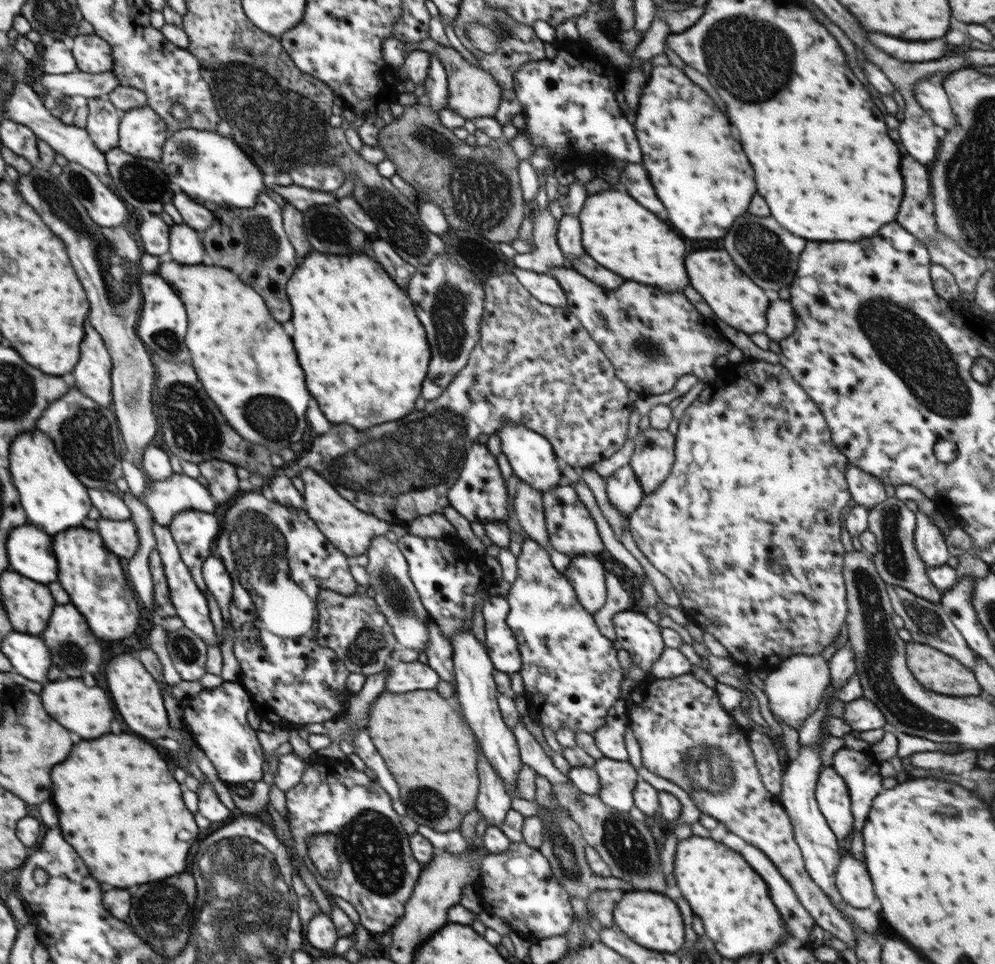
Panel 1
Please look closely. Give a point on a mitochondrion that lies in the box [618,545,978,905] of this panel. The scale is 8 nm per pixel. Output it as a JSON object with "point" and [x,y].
{"point":[879,651]}

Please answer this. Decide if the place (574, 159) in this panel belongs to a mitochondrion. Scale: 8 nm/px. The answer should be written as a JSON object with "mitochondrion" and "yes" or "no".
{"mitochondrion":"no"}

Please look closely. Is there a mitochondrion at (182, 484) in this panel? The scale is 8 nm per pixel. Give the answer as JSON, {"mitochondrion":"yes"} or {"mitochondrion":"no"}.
{"mitochondrion":"no"}

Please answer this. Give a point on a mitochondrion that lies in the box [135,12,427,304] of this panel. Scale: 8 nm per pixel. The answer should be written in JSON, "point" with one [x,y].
{"point":[275,122]}

